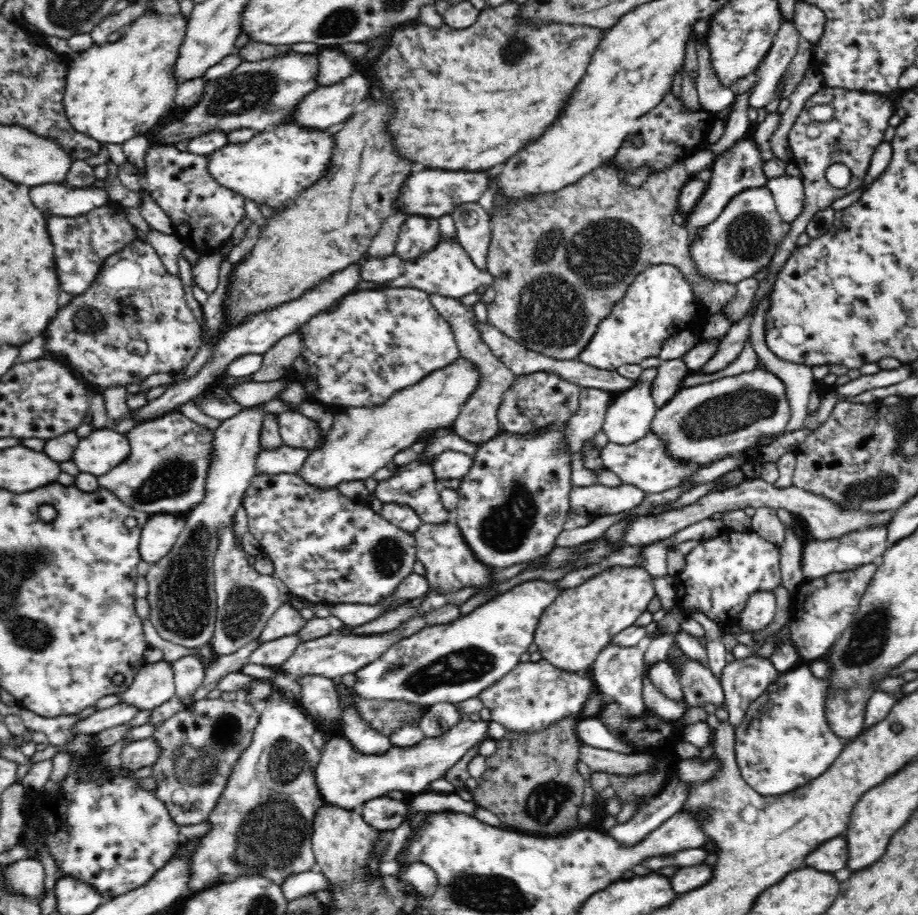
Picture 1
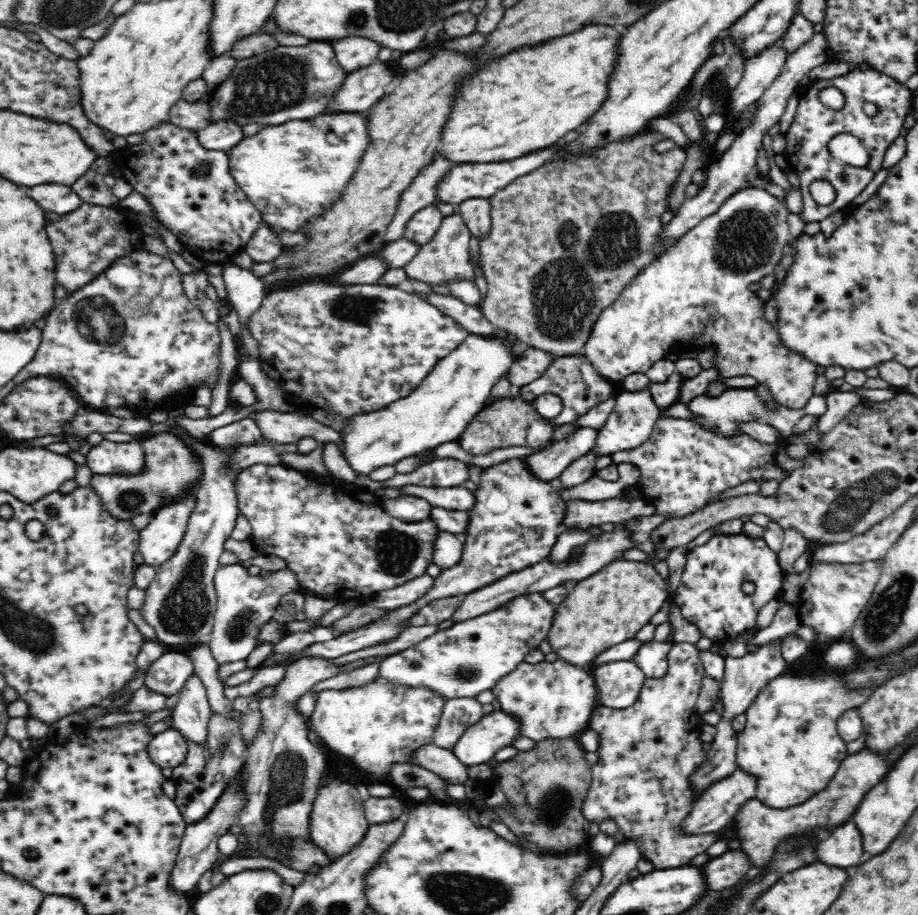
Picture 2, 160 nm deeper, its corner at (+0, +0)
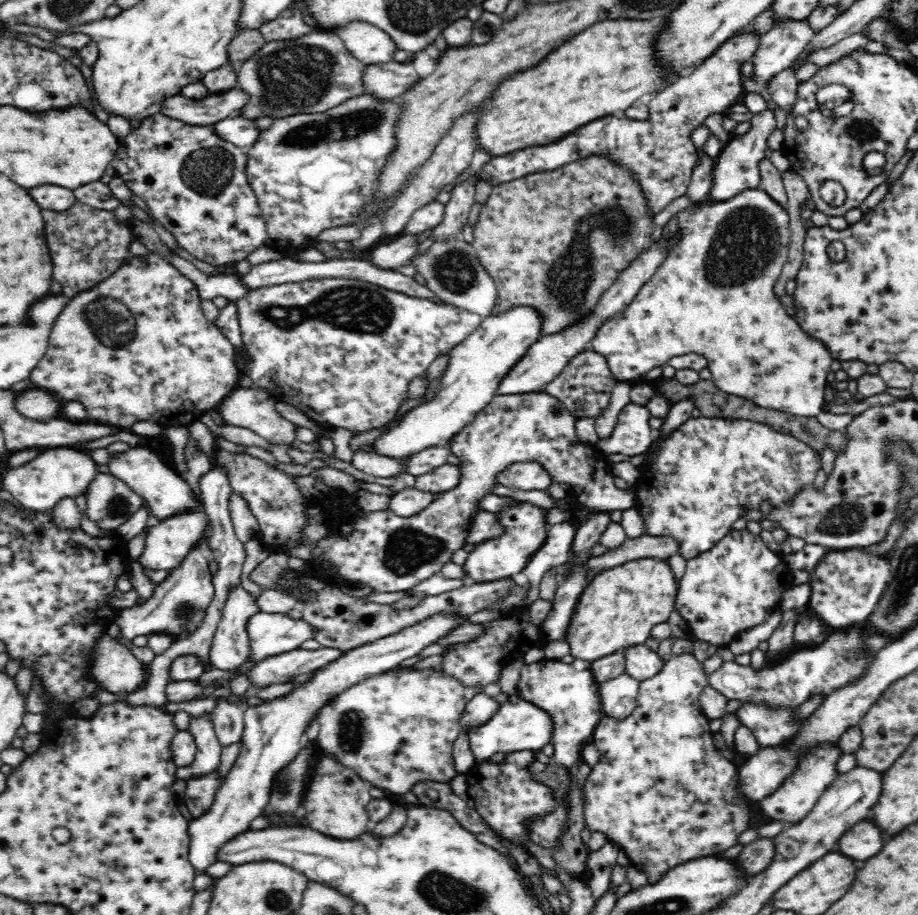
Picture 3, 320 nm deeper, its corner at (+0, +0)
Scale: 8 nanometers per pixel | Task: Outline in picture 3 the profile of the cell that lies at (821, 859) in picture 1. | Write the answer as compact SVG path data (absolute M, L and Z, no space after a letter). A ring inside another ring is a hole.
M866 818L854 824L839 838L838 851L856 860L872 858L874 854L882 850L886 842L882 832L883 830L875 823L875 820Z

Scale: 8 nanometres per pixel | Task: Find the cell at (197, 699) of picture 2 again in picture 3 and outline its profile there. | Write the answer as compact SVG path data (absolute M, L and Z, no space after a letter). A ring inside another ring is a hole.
M208 715L198 720L191 720L189 732L194 735L194 741L197 744L195 759L188 766L180 766L176 770L177 778L186 782L216 771L221 763L223 749Z

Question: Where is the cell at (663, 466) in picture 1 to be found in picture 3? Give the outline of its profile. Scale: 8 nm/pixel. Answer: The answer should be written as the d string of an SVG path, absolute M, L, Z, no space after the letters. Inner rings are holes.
M695 414L689 418L680 428L677 428L660 446L654 463L648 464L648 467L641 470L641 476L635 482L633 491L635 493L634 508L642 515L644 523L646 523L646 535L670 537L678 541L678 554L682 555L687 561L694 559L703 552L710 550L720 542L733 528L732 524L739 518L745 517L748 511L760 509L760 504L767 500L774 507L783 507L791 505L795 496L806 487L813 487L814 479L818 472L822 470L822 456L808 443L802 442L796 437L784 434L774 430L767 424L746 420L745 418L729 418L729 417L712 417L706 418Z

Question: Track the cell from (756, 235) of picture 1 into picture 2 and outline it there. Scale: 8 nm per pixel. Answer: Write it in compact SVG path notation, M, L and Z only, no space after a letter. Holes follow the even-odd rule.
M749 187L730 196L728 200L724 201L724 204L720 206L720 209L715 214L704 218L698 226L684 234L674 246L669 246L658 261L645 265L643 270L638 273L631 283L620 293L620 296L612 303L612 306L605 308L600 314L600 317L597 318L597 322L594 324L592 332L586 344L583 346L583 355L592 363L596 372L599 372L602 376L605 376L617 384L629 374L645 374L649 368L652 368L653 363L667 358L671 353L680 352L680 348L684 348L684 346L702 344L702 348L706 346L707 348L713 349L715 353L713 366L714 369L716 369L716 373L718 373L719 380L750 375L752 378L755 378L759 384L764 385L764 387L768 389L768 393L772 395L772 400L774 400L776 404L794 411L801 411L804 408L809 411L810 400L815 395L814 384L816 378L819 376L818 373L816 373L818 364L808 360L803 354L798 354L795 350L788 348L782 342L777 323L773 324L765 318L764 306L766 301L758 296L756 292L752 292L749 287L751 284L754 284L754 282L760 282L762 278L774 274L773 272L776 270L776 266L778 266L779 262L784 258L787 251L787 243L791 240L790 231L788 229L788 216L789 212L785 204L778 198L772 196L772 194L769 194L766 190L759 189L758 187ZM710 320L728 320L728 322L736 322L736 324L704 324L704 322L710 322Z

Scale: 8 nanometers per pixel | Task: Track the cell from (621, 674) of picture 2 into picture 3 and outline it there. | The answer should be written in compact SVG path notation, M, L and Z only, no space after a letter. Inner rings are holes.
M624 673L614 680L599 684L601 708L606 717L613 720L626 720L637 707L639 688L641 682Z

